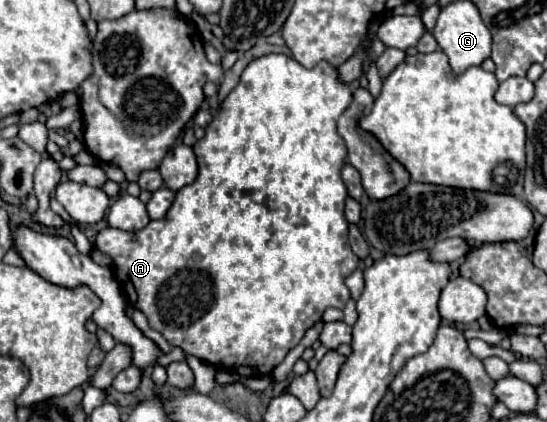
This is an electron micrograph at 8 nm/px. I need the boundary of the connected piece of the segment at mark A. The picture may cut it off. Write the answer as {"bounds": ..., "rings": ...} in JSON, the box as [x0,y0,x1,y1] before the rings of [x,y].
{"bounds":[95,53,359,377],"rings":[[[269,53],[257,57],[255,61],[251,61],[251,65],[247,65],[243,77],[239,79],[239,85],[225,97],[225,101],[219,107],[219,113],[205,127],[205,137],[193,145],[199,163],[199,175],[191,185],[185,185],[177,191],[175,201],[167,211],[167,215],[159,221],[151,221],[145,229],[139,231],[121,231],[115,227],[105,227],[103,231],[99,231],[95,247],[113,259],[113,269],[119,287],[127,295],[129,303],[147,315],[149,325],[155,331],[159,331],[169,345],[181,347],[185,353],[195,355],[201,361],[211,363],[215,367],[227,371],[233,369],[243,377],[271,375],[271,371],[285,359],[285,355],[301,341],[305,331],[321,319],[325,309],[345,307],[349,299],[349,289],[345,287],[345,279],[357,269],[359,259],[351,251],[347,241],[349,223],[343,213],[347,187],[341,179],[341,167],[347,161],[347,147],[337,133],[337,119],[349,107],[351,99],[353,93],[349,85],[339,79],[337,67],[327,61],[319,61],[313,69],[305,69],[301,63],[283,53]]]}

